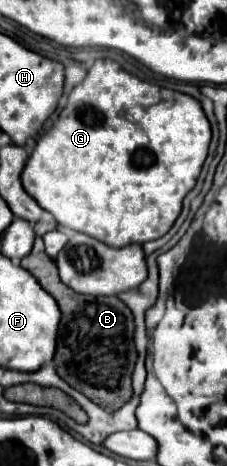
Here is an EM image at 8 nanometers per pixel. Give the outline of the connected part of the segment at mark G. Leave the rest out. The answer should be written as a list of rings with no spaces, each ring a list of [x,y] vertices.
[[[101,58],[89,68],[85,80],[71,90],[67,106],[59,112],[59,118],[53,122],[51,130],[45,132],[37,140],[37,146],[33,148],[25,168],[21,172],[21,182],[23,182],[25,192],[31,198],[35,198],[43,210],[51,212],[59,224],[63,224],[75,232],[85,232],[89,236],[97,236],[97,240],[101,240],[109,246],[115,246],[115,248],[125,246],[125,244],[133,244],[133,242],[143,244],[143,242],[157,240],[163,234],[167,234],[169,228],[173,226],[173,222],[177,220],[177,216],[181,214],[181,202],[187,196],[187,192],[193,190],[193,186],[197,182],[201,166],[207,158],[209,142],[211,142],[211,126],[209,126],[209,120],[207,120],[201,104],[195,98],[185,96],[185,94],[177,94],[177,92],[167,90],[167,88],[159,88],[159,86],[149,84],[149,82],[141,82],[137,76],[125,72],[117,62],[113,62],[109,58]]]

